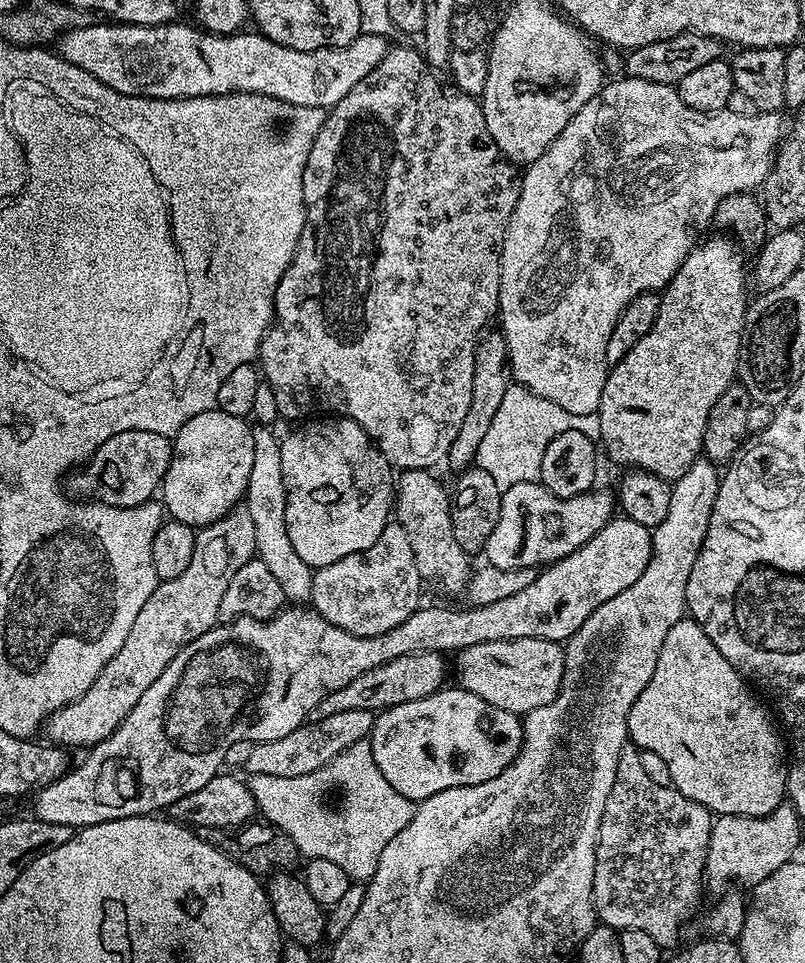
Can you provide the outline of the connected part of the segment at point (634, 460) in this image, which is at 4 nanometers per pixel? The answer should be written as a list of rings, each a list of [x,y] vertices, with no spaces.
[[[720,236],[714,237],[713,240],[707,240],[697,243],[696,247],[692,249],[692,253],[682,262],[682,266],[676,271],[667,288],[663,289],[658,306],[658,318],[654,322],[654,326],[650,326],[650,330],[645,336],[638,338],[638,342],[634,345],[634,350],[630,350],[630,354],[626,354],[617,364],[609,367],[606,386],[602,386],[602,402],[599,411],[602,448],[604,444],[609,458],[616,464],[625,464],[623,466],[625,469],[649,472],[669,482],[680,480],[682,474],[686,474],[686,470],[690,470],[690,466],[696,460],[701,459],[703,435],[706,433],[707,418],[710,415],[711,407],[714,406],[719,395],[737,379],[736,359],[740,356],[740,338],[744,335],[744,315],[748,313],[750,303],[750,295],[748,296],[750,280],[746,275],[746,264],[744,268],[744,260],[740,257],[741,249],[731,239],[728,239],[729,241],[723,240]]]

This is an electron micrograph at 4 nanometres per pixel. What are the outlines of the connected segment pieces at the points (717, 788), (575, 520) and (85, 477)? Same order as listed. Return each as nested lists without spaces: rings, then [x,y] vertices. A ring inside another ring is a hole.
[[[685,616],[678,622],[674,622],[674,626],[670,626],[670,634],[666,634],[666,642],[662,642],[662,650],[658,654],[658,666],[654,666],[654,674],[650,678],[650,682],[646,682],[646,690],[642,690],[642,694],[638,694],[638,698],[630,710],[628,739],[637,748],[653,752],[658,754],[658,758],[663,758],[666,761],[666,767],[670,770],[671,787],[677,788],[687,800],[693,800],[706,806],[709,812],[716,816],[769,816],[785,801],[787,795],[786,746],[785,743],[783,746],[782,738],[770,716],[770,714],[772,715],[771,709],[768,710],[760,704],[755,695],[757,696],[757,693],[750,687],[749,681],[741,676],[733,664],[726,662],[726,658],[722,658],[722,650],[718,650],[718,646],[714,646],[714,642],[710,642],[710,638],[706,638],[706,630],[702,630],[702,626],[698,626],[696,620]]]
[[[519,482],[502,492],[498,522],[494,522],[494,530],[483,555],[487,563],[502,570],[539,569],[566,558],[566,554],[574,554],[578,546],[590,542],[590,538],[594,538],[594,534],[598,534],[598,530],[602,530],[613,516],[613,493],[611,496],[608,492],[593,490],[562,498],[539,482]]]
[[[126,430],[118,434],[107,444],[98,446],[98,450],[92,454],[89,460],[75,469],[76,477],[72,480],[72,488],[80,498],[91,498],[93,501],[119,508],[129,508],[138,504],[145,504],[153,499],[152,496],[161,491],[164,483],[164,475],[168,473],[168,467],[172,461],[172,440],[169,437],[151,432],[150,430]]]

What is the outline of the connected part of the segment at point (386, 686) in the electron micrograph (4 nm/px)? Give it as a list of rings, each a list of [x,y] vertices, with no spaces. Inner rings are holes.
[[[419,652],[406,654],[402,658],[394,658],[382,666],[374,666],[374,670],[366,670],[350,686],[342,686],[342,690],[334,690],[334,694],[326,694],[314,710],[310,710],[307,723],[322,722],[322,718],[330,718],[330,714],[342,714],[342,710],[366,710],[376,714],[385,708],[393,708],[402,702],[414,702],[418,698],[426,698],[430,694],[445,687],[444,675],[449,675],[450,668],[444,665],[445,657],[438,652]]]

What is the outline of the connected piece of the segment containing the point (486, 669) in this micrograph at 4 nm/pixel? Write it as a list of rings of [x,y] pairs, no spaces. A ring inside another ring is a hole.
[[[514,638],[498,642],[482,642],[478,646],[461,648],[455,653],[455,683],[470,694],[498,706],[498,710],[510,710],[517,714],[527,714],[554,702],[560,693],[560,683],[564,673],[564,648],[555,640],[542,638]]]

